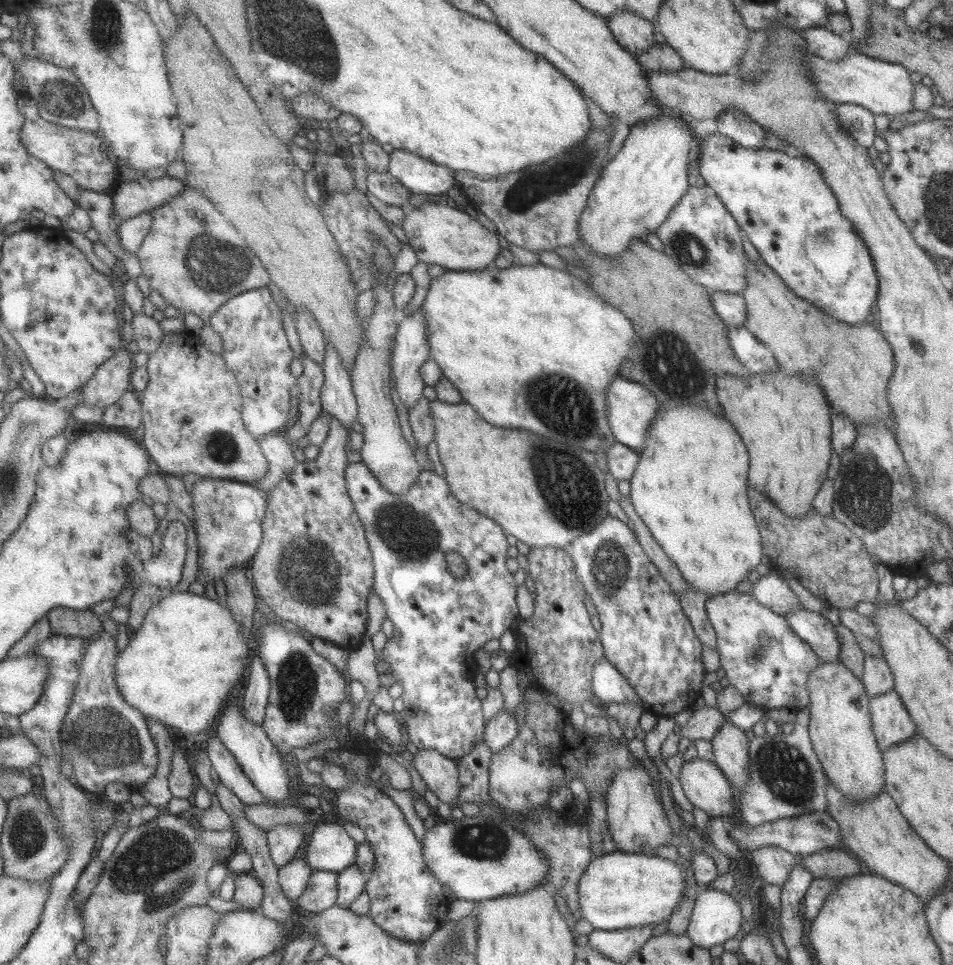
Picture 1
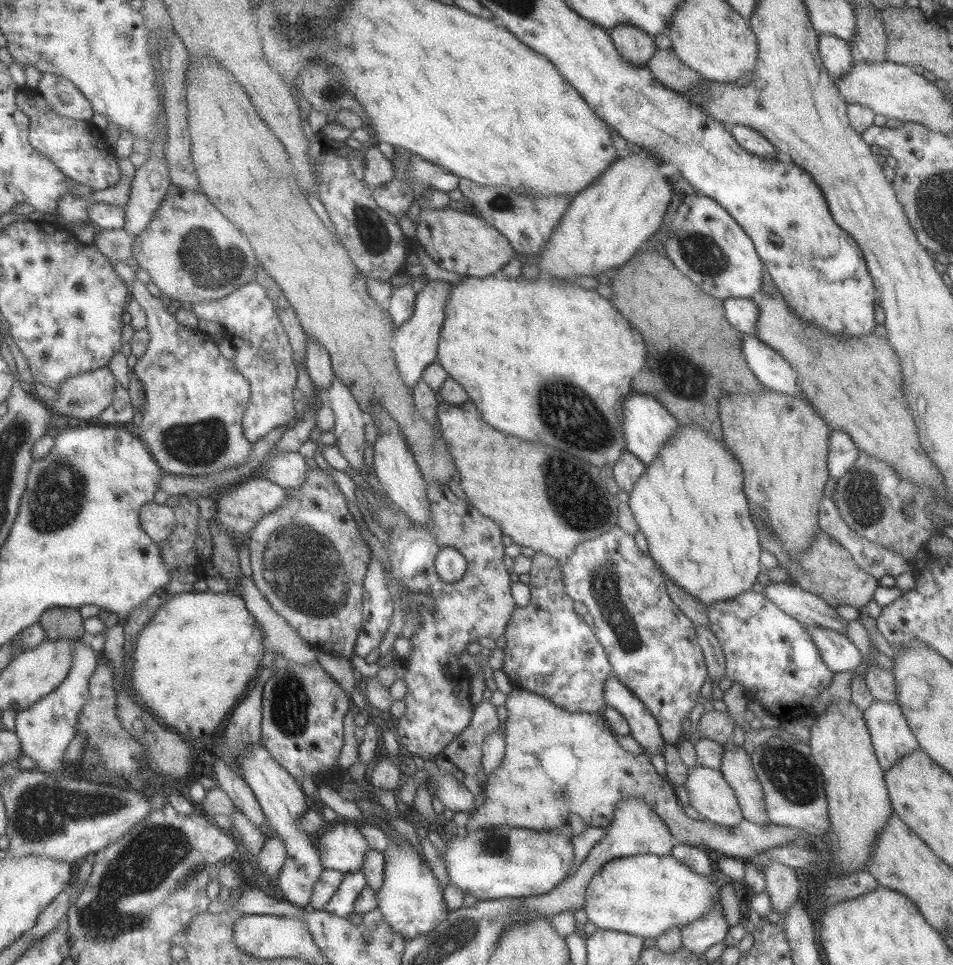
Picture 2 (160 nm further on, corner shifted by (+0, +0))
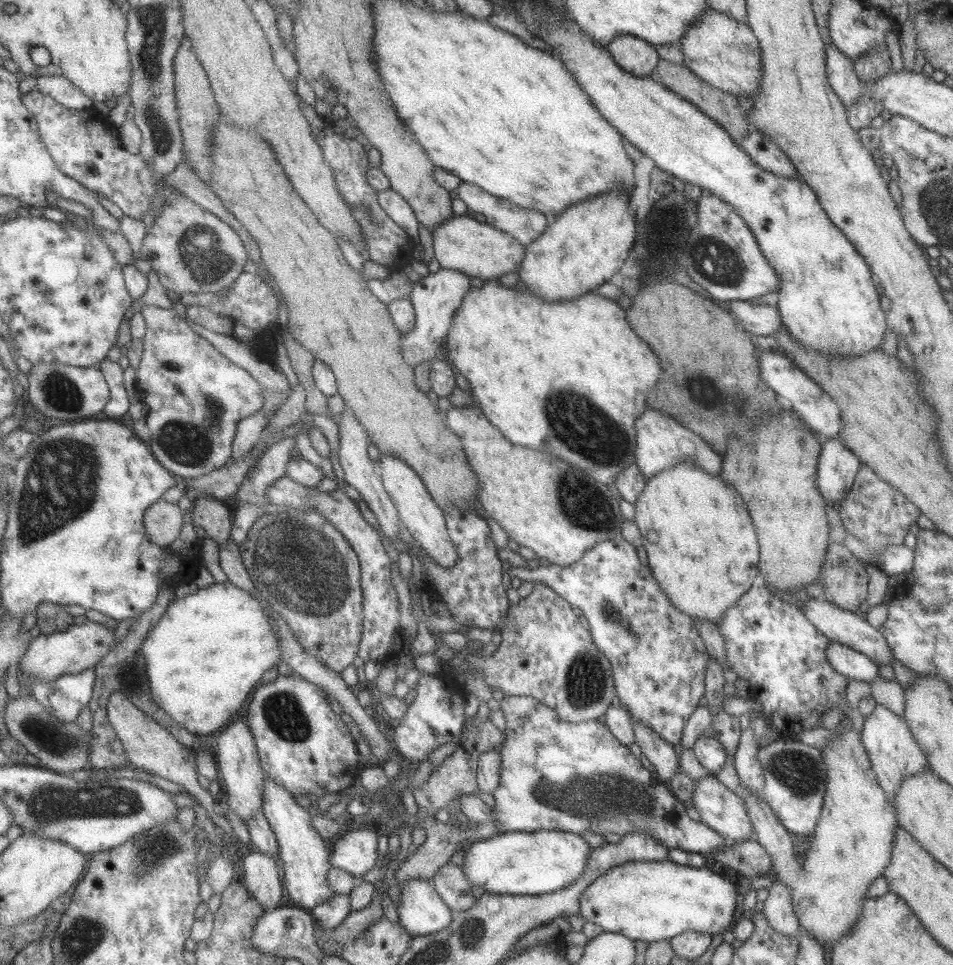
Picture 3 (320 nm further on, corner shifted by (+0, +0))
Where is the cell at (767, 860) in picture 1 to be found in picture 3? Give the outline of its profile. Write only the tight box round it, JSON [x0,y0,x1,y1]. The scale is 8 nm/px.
[763,881,800,937]

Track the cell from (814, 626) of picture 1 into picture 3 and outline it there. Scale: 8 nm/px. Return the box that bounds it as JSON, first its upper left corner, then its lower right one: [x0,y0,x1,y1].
[826,641,878,683]

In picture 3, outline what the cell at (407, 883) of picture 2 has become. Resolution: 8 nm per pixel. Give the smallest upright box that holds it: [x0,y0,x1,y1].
[398,879,453,937]

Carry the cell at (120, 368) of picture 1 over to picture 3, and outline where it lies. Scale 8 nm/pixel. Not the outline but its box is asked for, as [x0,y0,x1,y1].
[28,364,111,422]

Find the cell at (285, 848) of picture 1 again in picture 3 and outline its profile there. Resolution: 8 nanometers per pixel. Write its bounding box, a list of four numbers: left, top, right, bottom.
[244,854,283,912]

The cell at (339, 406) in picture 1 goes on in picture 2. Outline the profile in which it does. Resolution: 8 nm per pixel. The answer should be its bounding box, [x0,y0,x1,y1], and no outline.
[327,376,366,472]

